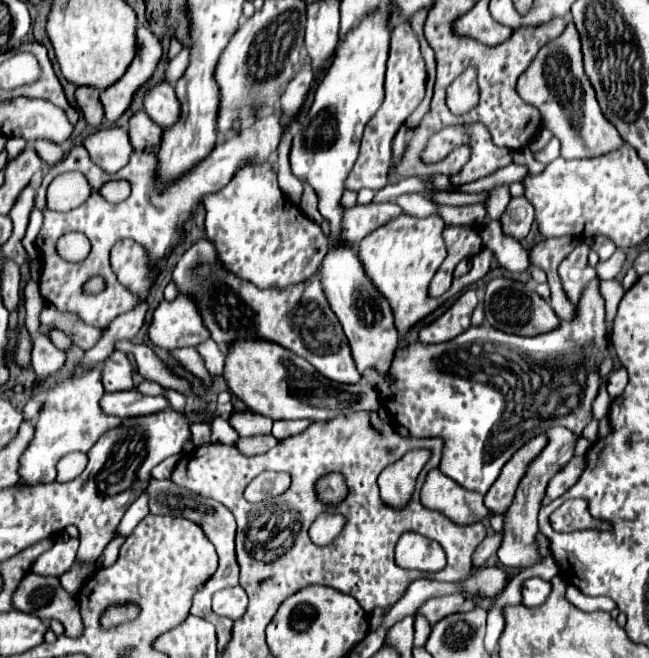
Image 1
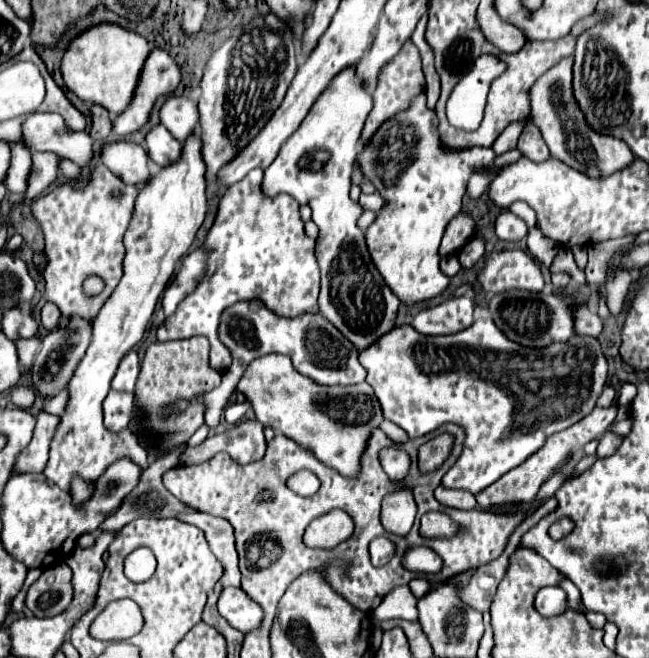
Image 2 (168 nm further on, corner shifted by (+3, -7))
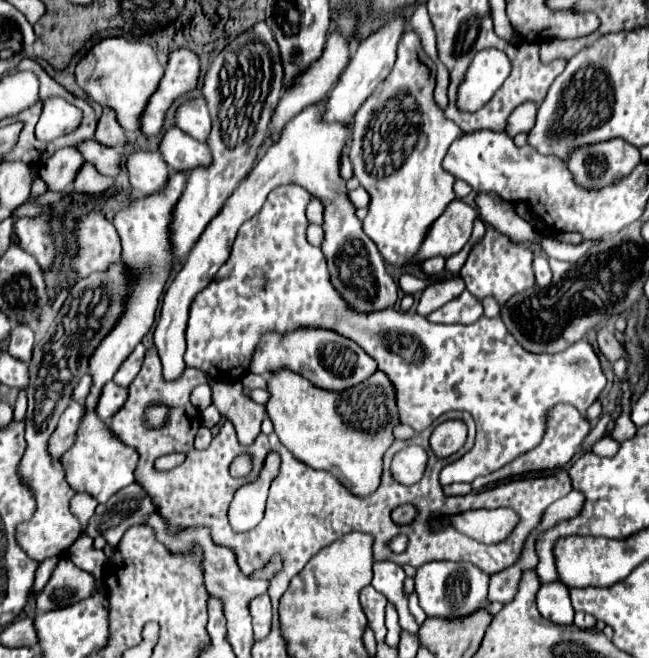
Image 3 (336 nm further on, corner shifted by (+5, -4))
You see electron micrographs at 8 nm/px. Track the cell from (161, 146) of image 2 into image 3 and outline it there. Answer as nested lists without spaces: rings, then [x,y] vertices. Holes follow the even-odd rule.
[[[169,128],[161,140],[161,154],[171,172],[191,172],[199,166],[211,164],[211,150],[207,144],[191,138],[179,128]]]

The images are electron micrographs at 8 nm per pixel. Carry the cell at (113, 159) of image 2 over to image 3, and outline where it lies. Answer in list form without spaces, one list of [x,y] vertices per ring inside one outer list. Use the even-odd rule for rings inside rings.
[[[135,152],[127,158],[129,182],[145,196],[161,192],[169,180],[169,166],[159,152]]]

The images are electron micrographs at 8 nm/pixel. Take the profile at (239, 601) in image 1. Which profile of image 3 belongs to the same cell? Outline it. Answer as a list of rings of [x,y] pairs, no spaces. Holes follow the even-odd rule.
[[[261,594],[257,596],[257,600],[253,600],[251,608],[251,616],[253,616],[253,630],[255,630],[255,640],[265,638],[271,632],[271,600],[269,594]]]

